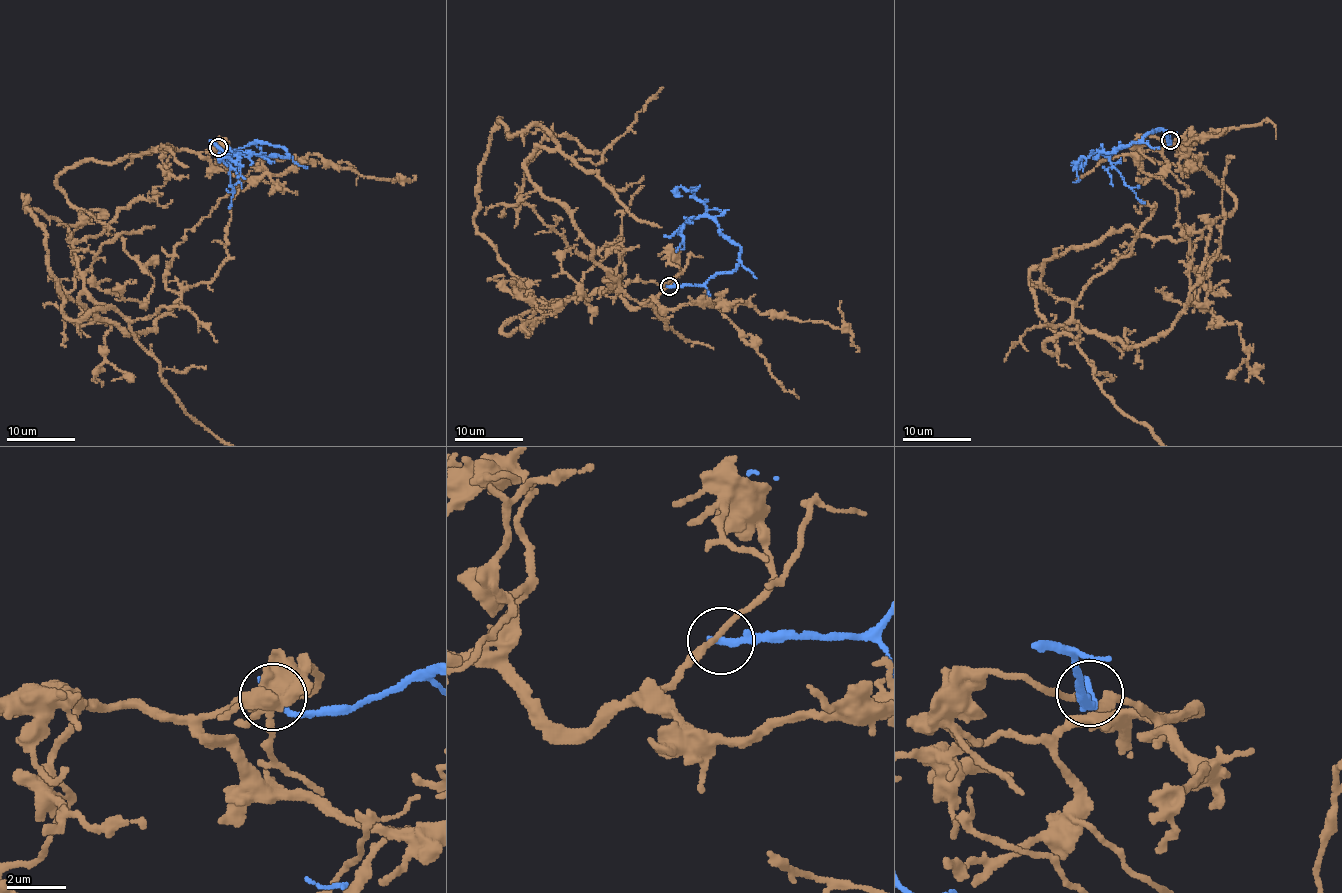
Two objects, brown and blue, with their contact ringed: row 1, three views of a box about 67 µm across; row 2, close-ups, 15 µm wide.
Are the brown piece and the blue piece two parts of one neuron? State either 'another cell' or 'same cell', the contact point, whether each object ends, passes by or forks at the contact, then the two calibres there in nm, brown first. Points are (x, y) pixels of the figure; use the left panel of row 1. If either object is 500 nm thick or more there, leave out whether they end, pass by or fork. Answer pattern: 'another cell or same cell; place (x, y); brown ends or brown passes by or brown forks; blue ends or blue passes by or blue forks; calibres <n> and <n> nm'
another cell; place (218, 147); brown passes by; blue ends; calibres 200 and 280 nm

